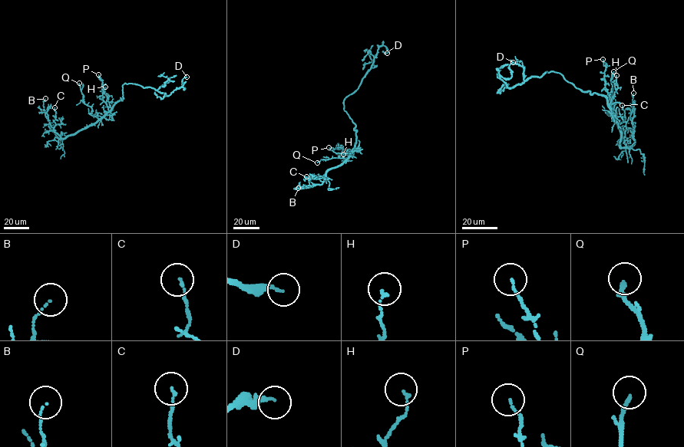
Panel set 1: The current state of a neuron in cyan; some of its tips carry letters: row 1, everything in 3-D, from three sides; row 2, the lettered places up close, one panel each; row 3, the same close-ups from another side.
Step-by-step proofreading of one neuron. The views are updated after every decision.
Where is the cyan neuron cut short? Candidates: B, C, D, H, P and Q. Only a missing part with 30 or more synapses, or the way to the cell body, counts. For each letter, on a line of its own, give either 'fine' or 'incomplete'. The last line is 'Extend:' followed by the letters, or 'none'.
B: fine
C: fine
D: incomplete
H: fine
P: fine
Q: fine
Extend: D

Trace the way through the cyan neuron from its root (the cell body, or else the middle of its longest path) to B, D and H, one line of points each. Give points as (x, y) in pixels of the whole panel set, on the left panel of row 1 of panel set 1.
B: (120, 98), (95, 122), (60, 138), (50, 128), (43, 106), (45, 98)
D: (120, 98), (123, 98), (124, 83), (152, 87), (169, 95), (181, 87), (185, 89), (182, 80), (186, 77)
H: (120, 98), (111, 108), (107, 100), (109, 95), (105, 93), (105, 87)

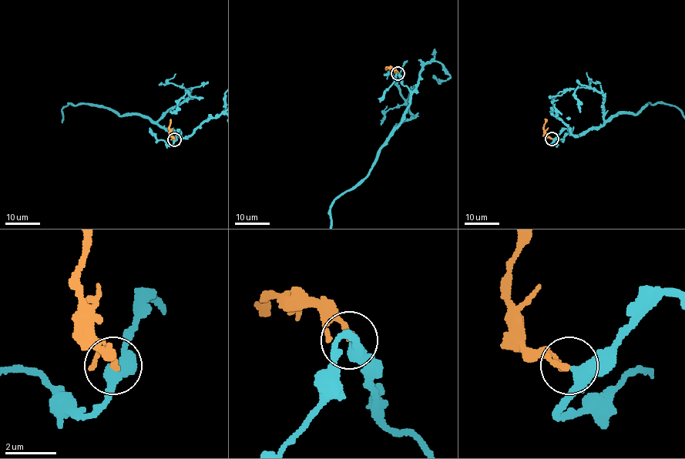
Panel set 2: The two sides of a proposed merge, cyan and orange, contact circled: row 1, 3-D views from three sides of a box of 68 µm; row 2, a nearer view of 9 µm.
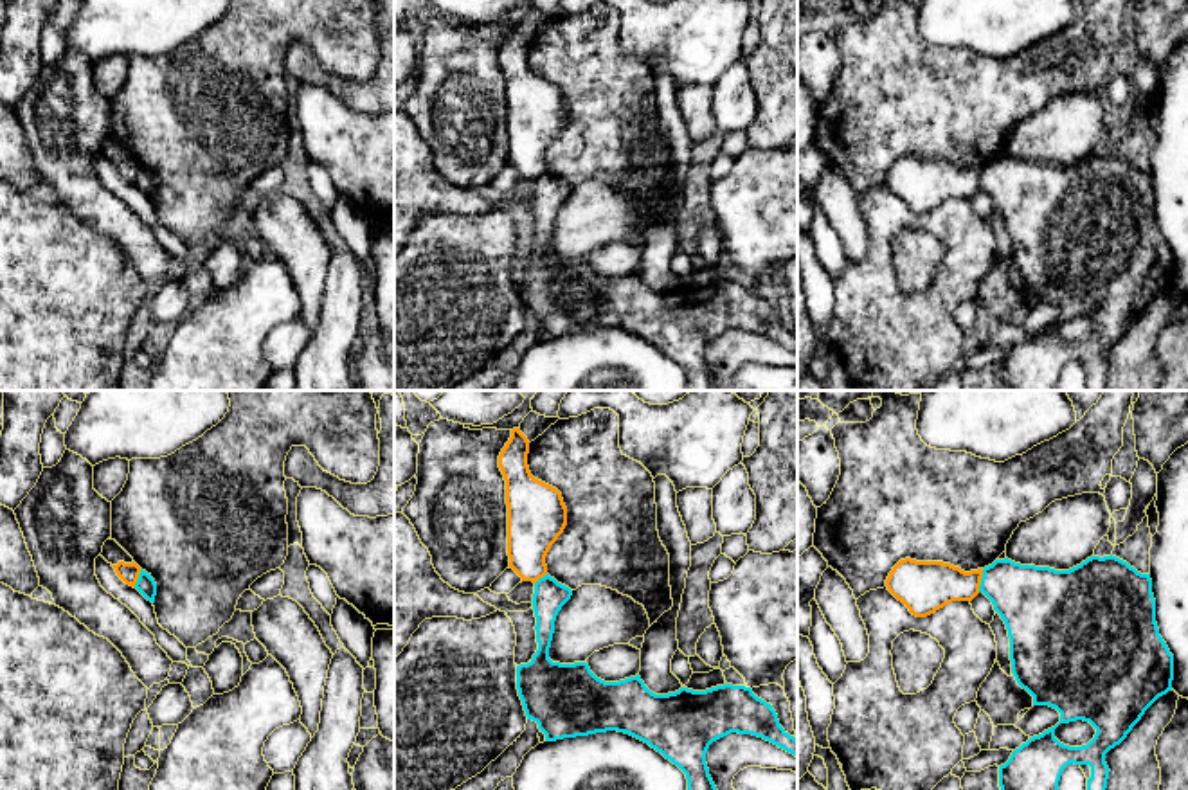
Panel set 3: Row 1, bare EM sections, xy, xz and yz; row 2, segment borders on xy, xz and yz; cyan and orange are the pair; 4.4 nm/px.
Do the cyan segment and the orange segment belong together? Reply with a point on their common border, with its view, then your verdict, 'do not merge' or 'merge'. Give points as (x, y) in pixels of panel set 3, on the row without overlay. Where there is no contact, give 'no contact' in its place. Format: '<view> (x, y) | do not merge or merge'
yz (981, 177) | do not merge

